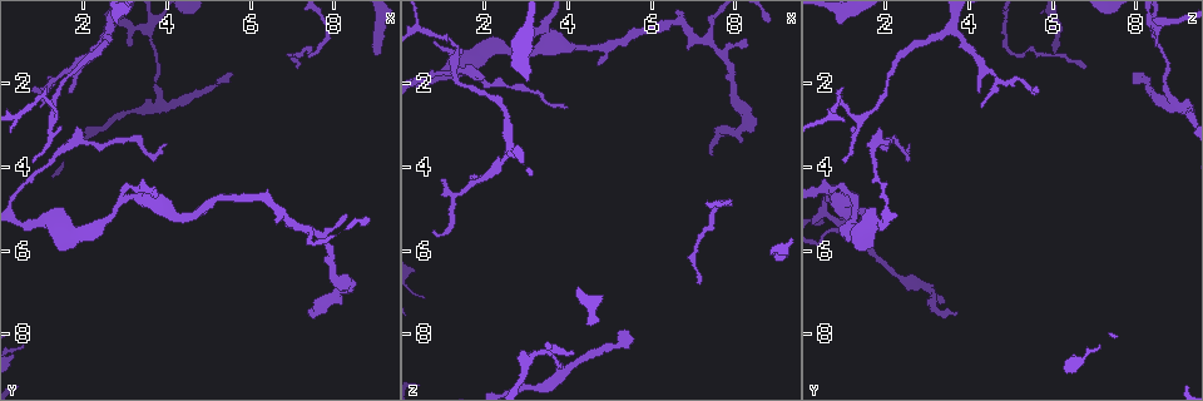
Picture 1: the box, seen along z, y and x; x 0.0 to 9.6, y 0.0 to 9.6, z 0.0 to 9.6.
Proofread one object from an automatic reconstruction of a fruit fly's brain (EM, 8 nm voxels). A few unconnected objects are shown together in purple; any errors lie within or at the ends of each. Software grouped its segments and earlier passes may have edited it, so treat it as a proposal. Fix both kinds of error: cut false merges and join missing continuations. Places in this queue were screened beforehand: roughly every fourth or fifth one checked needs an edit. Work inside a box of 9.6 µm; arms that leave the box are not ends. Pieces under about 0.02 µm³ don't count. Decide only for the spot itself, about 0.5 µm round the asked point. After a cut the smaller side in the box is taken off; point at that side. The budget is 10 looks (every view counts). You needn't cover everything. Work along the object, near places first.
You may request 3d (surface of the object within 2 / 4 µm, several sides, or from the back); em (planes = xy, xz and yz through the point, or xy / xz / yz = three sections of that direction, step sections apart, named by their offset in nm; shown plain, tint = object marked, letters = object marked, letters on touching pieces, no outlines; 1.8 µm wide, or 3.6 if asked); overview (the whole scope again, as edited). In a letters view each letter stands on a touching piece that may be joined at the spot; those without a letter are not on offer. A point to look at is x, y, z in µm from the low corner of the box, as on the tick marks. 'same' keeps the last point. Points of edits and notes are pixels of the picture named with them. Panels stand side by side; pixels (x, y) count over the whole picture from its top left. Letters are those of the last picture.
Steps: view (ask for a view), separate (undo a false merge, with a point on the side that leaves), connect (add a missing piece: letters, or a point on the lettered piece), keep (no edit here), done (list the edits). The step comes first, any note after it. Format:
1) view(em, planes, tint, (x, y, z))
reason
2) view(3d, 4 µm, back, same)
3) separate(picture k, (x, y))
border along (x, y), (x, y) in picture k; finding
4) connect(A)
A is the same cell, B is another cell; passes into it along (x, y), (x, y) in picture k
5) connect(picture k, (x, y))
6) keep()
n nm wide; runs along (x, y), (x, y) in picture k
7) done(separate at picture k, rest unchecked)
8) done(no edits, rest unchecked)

view(em, 3.6 µm, planes, letters, (8.30, 5.10, 1.15))
free end

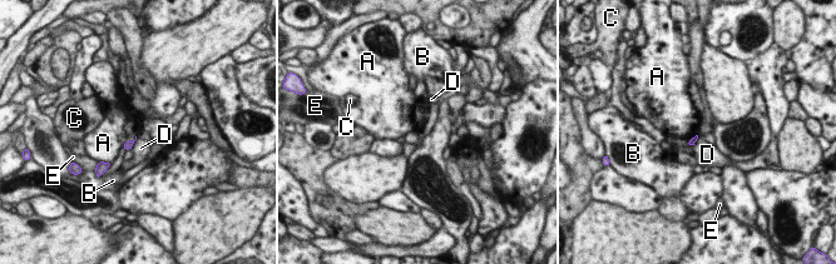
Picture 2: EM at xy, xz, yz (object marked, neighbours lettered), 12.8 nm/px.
keep()
D touches over 180 nm; A, B, C, D and E are other cells; no lettered piece goes on from it

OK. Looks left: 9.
view(em, planes, letters, (5.50, 1.75, 7.90))

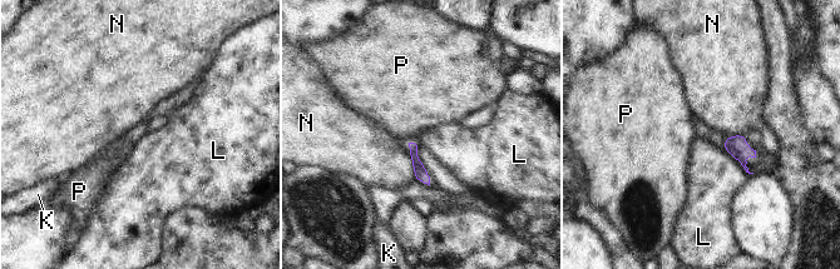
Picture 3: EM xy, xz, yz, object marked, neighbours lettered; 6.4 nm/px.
keep()
K, L, N and P are other cells; border along (721, 145), (749, 174) in picture 3; none of them fits

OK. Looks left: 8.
view(em, planes, letters, (3.55, 0.75, 8.50))
four-way junction

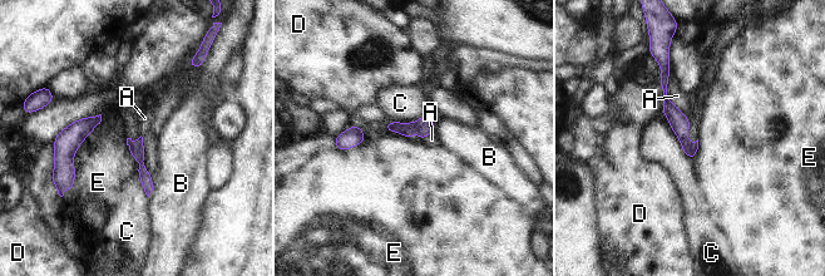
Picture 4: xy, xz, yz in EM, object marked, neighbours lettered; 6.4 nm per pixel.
separate(picture 4, (680, 123))
A, B, C, D and E are other cells; the part that leaves runs along (666, 69), (665, 99), (683, 133) in picture 4; two neurons meet here

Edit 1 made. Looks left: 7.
view(em, planes, letters, (7.45, 7.50, 3.70))
end of a long branch

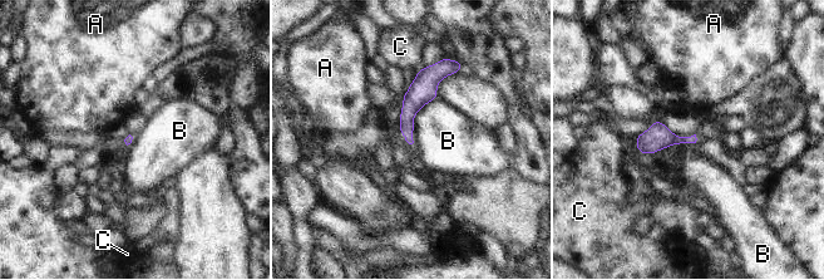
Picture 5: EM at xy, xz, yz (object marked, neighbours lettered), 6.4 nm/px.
keep()
A, B and C are other cells; border along (437, 97), (418, 111), (413, 131) in picture 5; no lettered piece goes on from it

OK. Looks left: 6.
done(separate at picture 4, rest unchecked)

